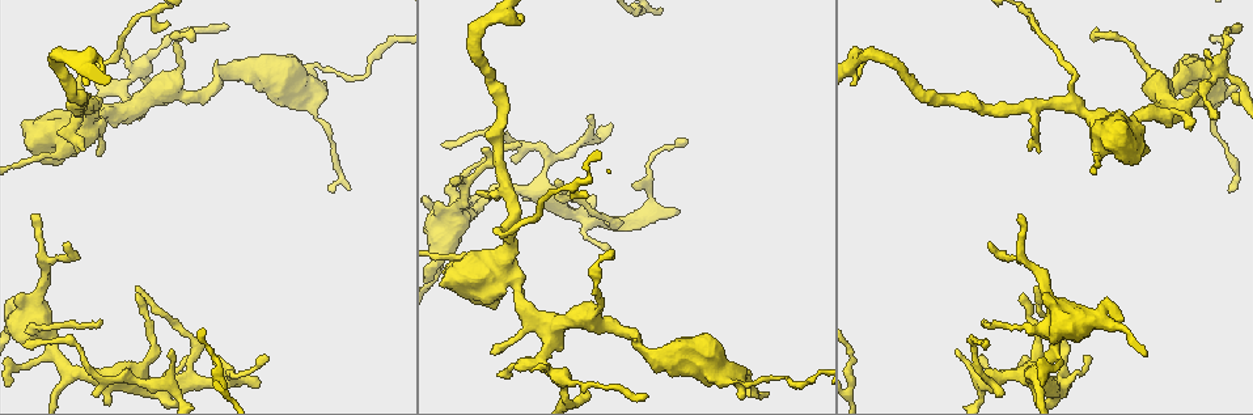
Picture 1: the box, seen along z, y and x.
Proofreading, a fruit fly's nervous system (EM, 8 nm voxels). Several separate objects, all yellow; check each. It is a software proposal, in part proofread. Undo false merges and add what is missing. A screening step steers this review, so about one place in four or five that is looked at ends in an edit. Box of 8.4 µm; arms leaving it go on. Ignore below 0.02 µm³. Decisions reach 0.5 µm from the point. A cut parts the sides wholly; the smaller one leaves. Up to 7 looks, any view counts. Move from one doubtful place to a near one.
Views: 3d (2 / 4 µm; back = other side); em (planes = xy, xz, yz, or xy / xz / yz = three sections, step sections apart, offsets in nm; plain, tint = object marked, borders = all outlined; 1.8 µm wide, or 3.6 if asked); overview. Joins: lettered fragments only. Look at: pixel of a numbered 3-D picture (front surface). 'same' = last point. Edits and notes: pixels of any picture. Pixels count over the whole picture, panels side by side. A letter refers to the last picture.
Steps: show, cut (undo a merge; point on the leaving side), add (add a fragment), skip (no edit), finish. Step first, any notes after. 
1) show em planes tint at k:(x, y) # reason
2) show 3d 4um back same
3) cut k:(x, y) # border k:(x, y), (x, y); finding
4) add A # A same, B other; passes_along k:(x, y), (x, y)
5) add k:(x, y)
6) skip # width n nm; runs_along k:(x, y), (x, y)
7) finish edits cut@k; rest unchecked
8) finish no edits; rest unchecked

show em yz step 8 tint at 1:(325, 69) # abrupt turn

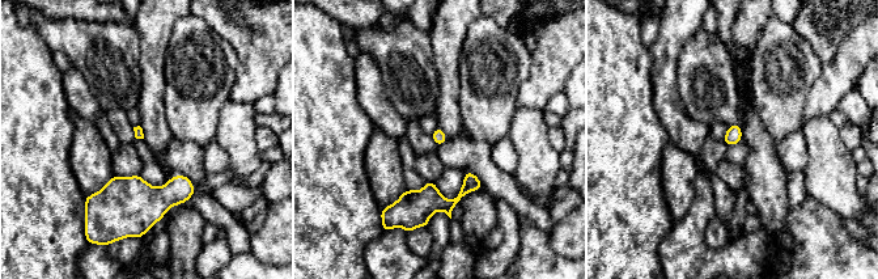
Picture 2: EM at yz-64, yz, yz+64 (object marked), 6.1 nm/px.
show em yz step 8 borders same # see the neighbours

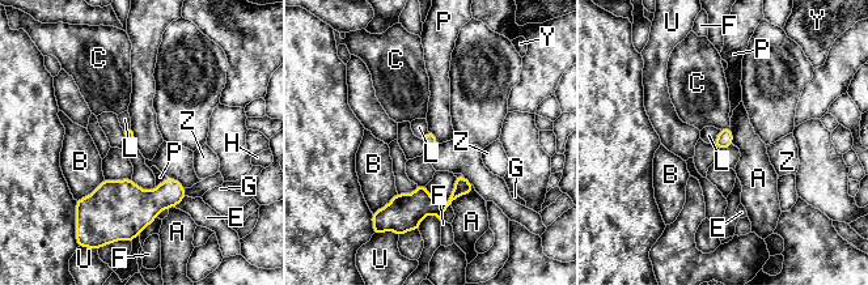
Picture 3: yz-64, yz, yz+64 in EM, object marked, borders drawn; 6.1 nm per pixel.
skip # width 50 nm; A other, B other, C other, E other, F other, G other, H other, L other, P other, U other, Y other, Z other; border 3:(168, 178), (153, 190); continuous, no second neuron

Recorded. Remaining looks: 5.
show 3d 4um at 1:(99, 156) # an open end

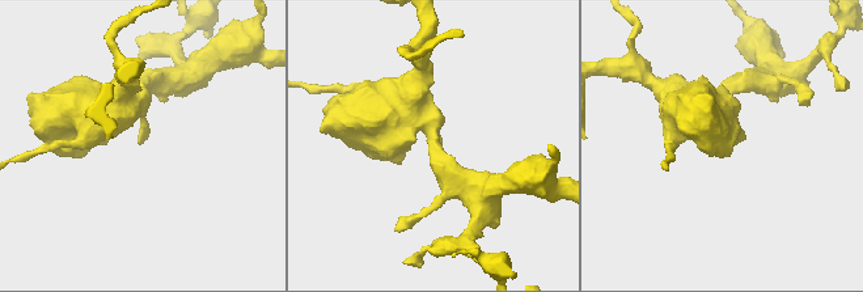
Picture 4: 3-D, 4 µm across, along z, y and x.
show em planes borders at 4:(142, 141) # need the tissue

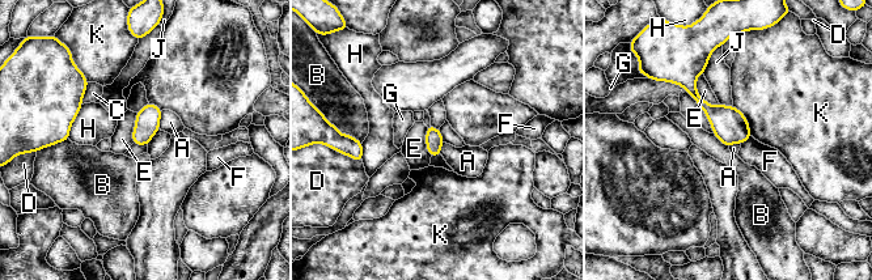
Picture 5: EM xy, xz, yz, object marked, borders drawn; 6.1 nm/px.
skip # width 110 nm; A other, B other, C other, D other, E other, F other, G other, H other, J other, K other; border 5:(163, 110), (159, 128); no lettered fragment goes on from it

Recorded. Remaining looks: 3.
show em planes borders at 1:(259, 384) # free end

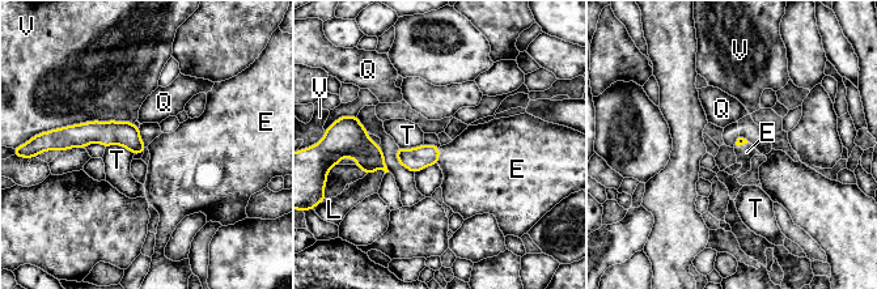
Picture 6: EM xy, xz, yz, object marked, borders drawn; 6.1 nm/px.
add E # E same, L other, Q other, T other, V other; passes_along 6:(416, 158), (439, 156), (478, 166); it goes on there

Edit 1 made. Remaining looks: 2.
finish edits add@6; rest unchecked

